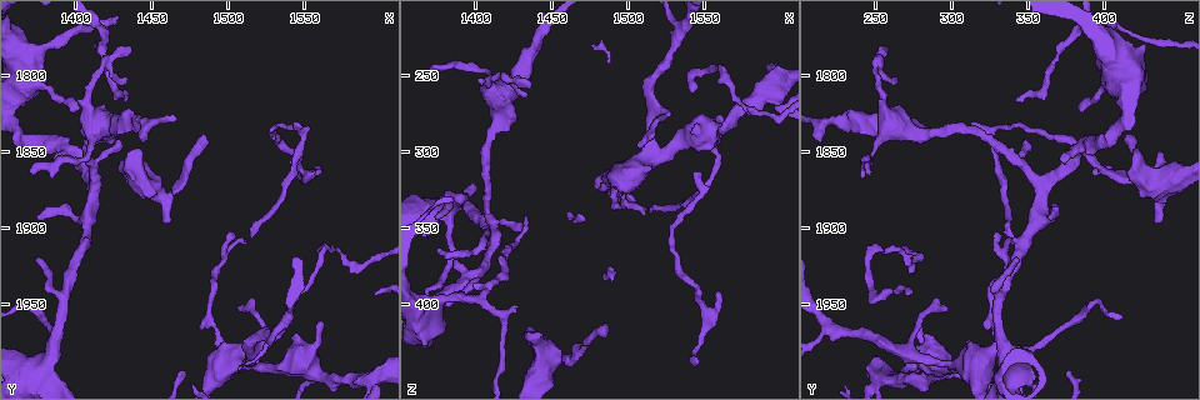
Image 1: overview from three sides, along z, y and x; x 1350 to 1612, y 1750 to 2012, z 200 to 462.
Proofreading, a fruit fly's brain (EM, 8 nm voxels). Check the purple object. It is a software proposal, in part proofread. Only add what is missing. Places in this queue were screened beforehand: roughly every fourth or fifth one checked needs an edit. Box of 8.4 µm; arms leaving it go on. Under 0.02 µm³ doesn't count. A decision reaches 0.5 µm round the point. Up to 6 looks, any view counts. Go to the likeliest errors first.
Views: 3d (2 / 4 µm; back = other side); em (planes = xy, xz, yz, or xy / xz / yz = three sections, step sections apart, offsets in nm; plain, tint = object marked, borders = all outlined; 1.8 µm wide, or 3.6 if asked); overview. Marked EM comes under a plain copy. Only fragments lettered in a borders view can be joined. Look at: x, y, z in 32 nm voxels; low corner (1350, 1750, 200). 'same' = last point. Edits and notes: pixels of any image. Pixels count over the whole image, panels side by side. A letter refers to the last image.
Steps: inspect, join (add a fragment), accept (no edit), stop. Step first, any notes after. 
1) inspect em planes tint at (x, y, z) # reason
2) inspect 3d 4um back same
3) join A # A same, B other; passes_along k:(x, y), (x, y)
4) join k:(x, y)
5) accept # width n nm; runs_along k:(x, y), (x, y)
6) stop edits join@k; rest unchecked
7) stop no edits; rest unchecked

inspect em planes borders at (1440, 1848, 420) # stops while still wide

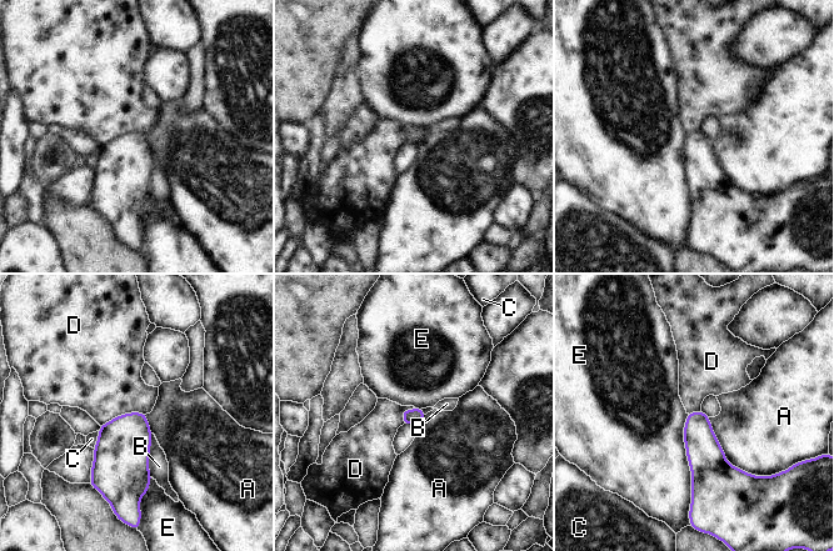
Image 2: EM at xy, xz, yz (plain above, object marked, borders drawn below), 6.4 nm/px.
accept # A other, B other, C other, D other, E other; no lettered fragment goes on from it

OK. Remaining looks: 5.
inspect 3d 4um at (1372, 1922, 342) # thin end

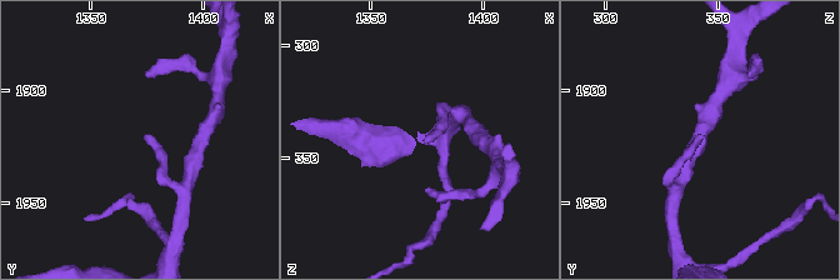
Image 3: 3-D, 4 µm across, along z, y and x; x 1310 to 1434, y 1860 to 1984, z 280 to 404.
inspect em xy step 16 tint at (1372, 1921, 342) # shape alone is not enough

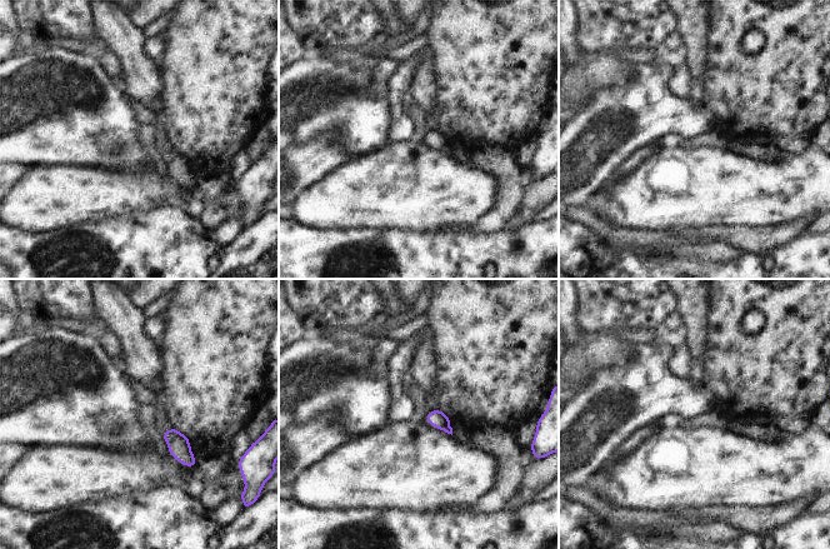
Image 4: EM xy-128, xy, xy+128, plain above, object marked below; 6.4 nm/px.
inspect em planes borders same

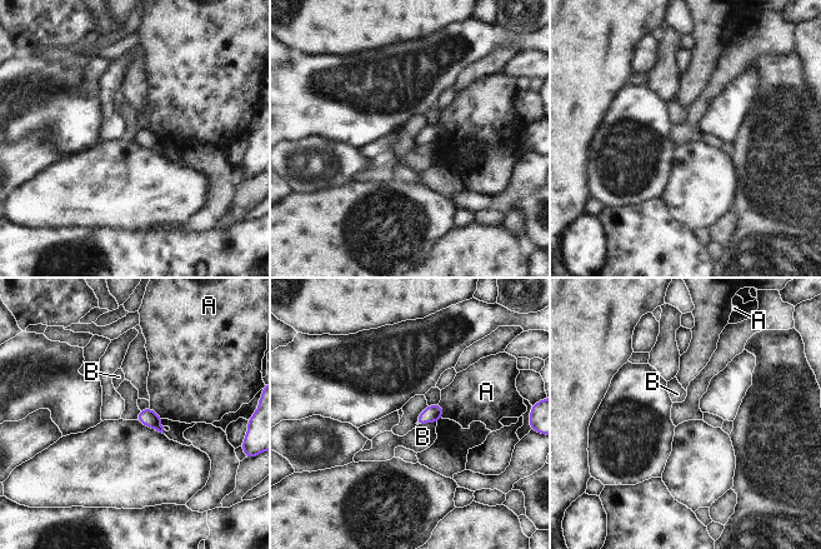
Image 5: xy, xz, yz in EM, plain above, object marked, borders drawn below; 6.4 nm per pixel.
accept # width 110 nm; A other, B other; border 5:(436, 422), (426, 422), (417, 425); no lettered fragment goes on from it

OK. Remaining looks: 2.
inspect em xy step 4 borders at (1560, 1864, 392) # an open end

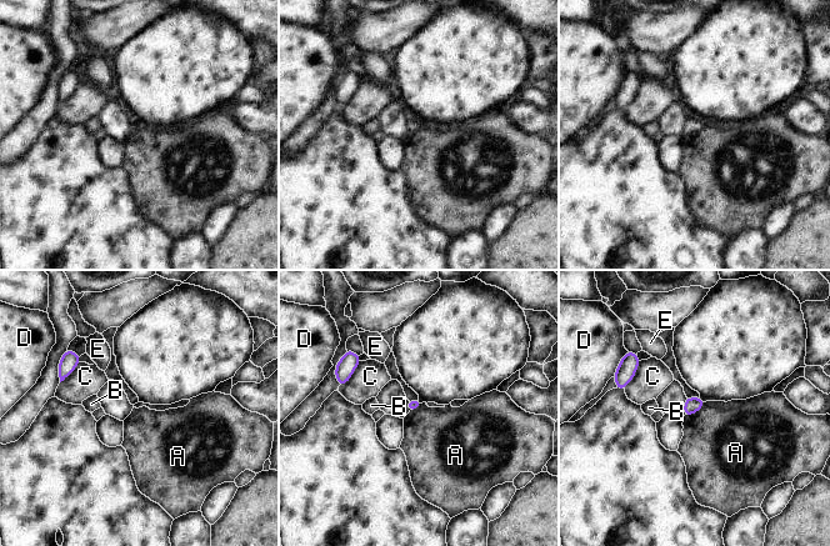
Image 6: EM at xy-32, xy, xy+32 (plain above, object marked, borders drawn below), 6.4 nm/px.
accept # A other, B other, C other, D other, E other; border 6:(706, 401), (695, 412), (684, 416); none of them fits

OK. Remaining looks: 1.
stop no edits; rest unchecked

